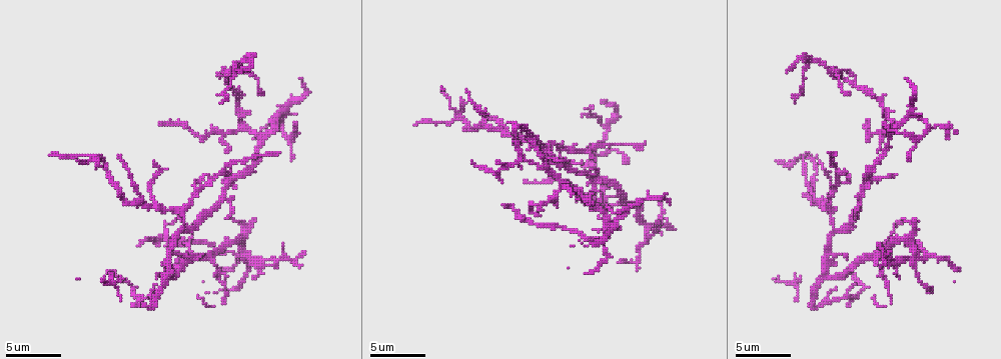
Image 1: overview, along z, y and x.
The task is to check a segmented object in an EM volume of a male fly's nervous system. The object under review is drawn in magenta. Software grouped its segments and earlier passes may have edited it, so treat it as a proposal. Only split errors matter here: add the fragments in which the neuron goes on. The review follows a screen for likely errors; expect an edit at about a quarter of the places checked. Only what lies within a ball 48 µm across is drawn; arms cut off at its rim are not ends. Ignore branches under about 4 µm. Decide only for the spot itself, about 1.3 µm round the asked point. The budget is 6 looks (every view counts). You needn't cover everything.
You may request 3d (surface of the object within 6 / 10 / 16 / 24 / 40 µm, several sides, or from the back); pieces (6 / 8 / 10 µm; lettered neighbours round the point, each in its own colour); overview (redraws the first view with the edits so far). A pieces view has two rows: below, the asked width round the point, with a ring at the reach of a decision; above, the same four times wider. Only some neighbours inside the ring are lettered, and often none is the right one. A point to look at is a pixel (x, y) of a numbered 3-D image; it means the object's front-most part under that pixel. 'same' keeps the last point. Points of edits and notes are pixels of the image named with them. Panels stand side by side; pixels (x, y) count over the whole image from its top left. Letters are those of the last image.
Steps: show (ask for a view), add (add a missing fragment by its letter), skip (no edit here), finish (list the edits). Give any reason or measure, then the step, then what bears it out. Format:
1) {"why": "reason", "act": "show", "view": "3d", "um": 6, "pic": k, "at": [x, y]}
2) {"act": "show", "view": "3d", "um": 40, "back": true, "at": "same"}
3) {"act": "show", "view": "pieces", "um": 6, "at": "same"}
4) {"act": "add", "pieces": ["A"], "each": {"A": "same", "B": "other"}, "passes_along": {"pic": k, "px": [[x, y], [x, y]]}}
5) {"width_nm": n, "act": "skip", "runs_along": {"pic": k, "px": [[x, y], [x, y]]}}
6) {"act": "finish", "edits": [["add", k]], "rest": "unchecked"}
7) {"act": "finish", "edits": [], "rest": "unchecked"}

{"why": "an open end", "act": "show", "view": "pieces", "um": 8, "pic": 1, "at": [298, 124]}

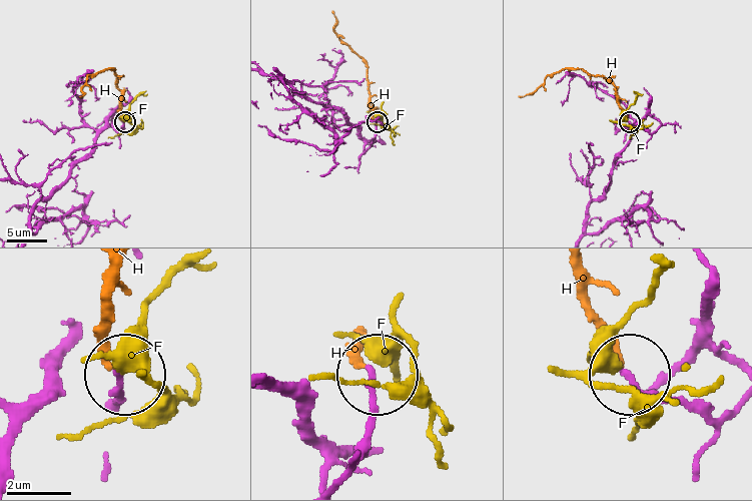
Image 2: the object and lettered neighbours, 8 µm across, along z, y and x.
{"act": "add", "pieces": ["H"], "each": {"F": "other", "H": "same"}, "found": "the neuron continues"}

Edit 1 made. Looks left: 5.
{"act": "show", "view": "3d", "um": 10, "pic": 1, "at": [604, 103]}

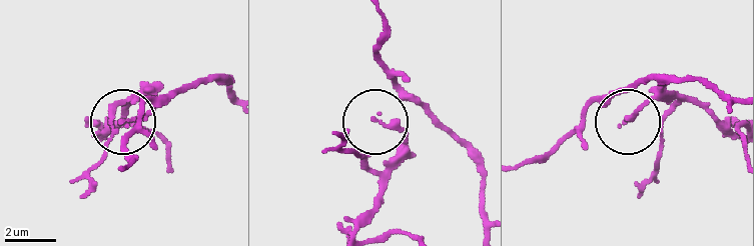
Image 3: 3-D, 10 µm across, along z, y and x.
{"act": "show", "view": "pieces", "um": 8, "pic": 3, "at": [124, 121]}

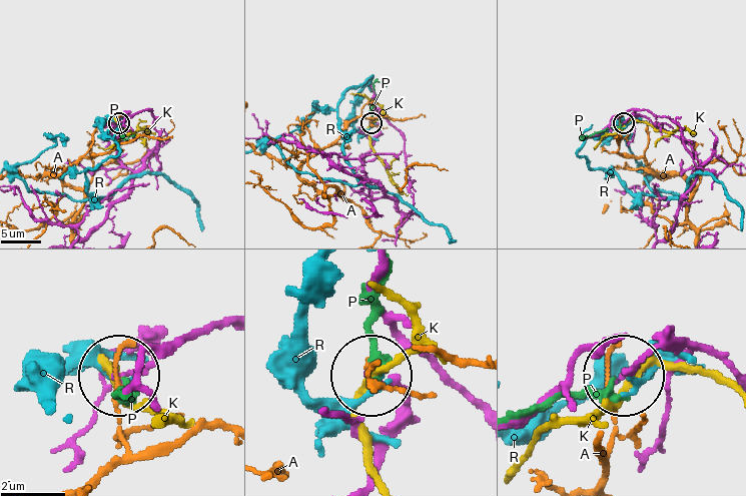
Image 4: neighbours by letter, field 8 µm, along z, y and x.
{"act": "skip", "each": {"A": "other", "K": "other", "P": "other", "R": "other"}, "found": "none of them fits"}

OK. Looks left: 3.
{"why": "free end", "act": "show", "view": "pieces", "um": 6, "pic": 1, "at": [461, 99]}

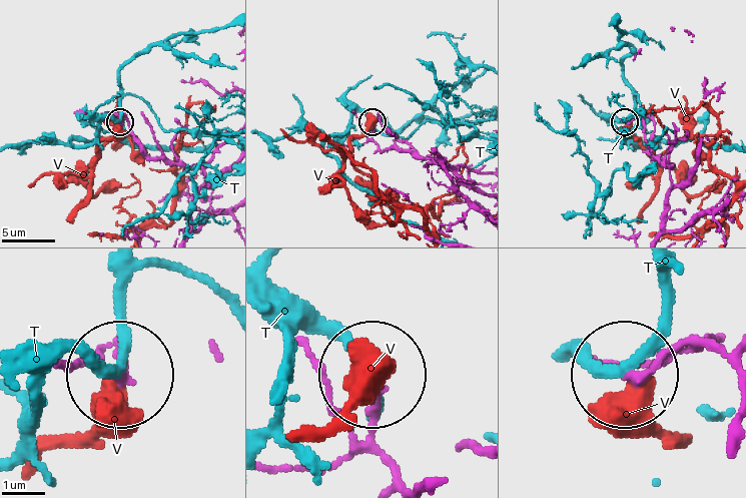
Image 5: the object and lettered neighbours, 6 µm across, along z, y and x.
{"act": "skip", "each": {"T": "other", "V": "other"}, "runs_along": {"pic": 5, "px": [[726, 358], [683, 348], [633, 369]]}, "found": "no lettered fragment goes on from it"}

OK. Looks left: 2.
{"act": "finish", "edits": [["add", 2]], "rest": "unchecked"}

